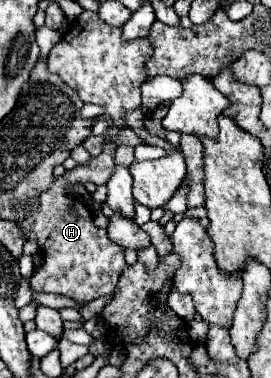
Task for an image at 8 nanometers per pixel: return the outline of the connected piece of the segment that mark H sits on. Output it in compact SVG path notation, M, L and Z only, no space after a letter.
M112 140L104 142L102 154L90 158L88 164L78 164L74 170L66 170L62 176L54 178L54 184L40 196L38 210L30 218L16 222L24 238L38 244L44 258L42 268L38 268L30 278L32 290L62 294L78 302L90 302L116 288L118 278L126 266L124 250L108 238L106 228L96 228L88 206L76 200L68 190L68 186L76 184L98 182L98 180L106 182L114 172L112 170L114 152L116 152L116 142Z

